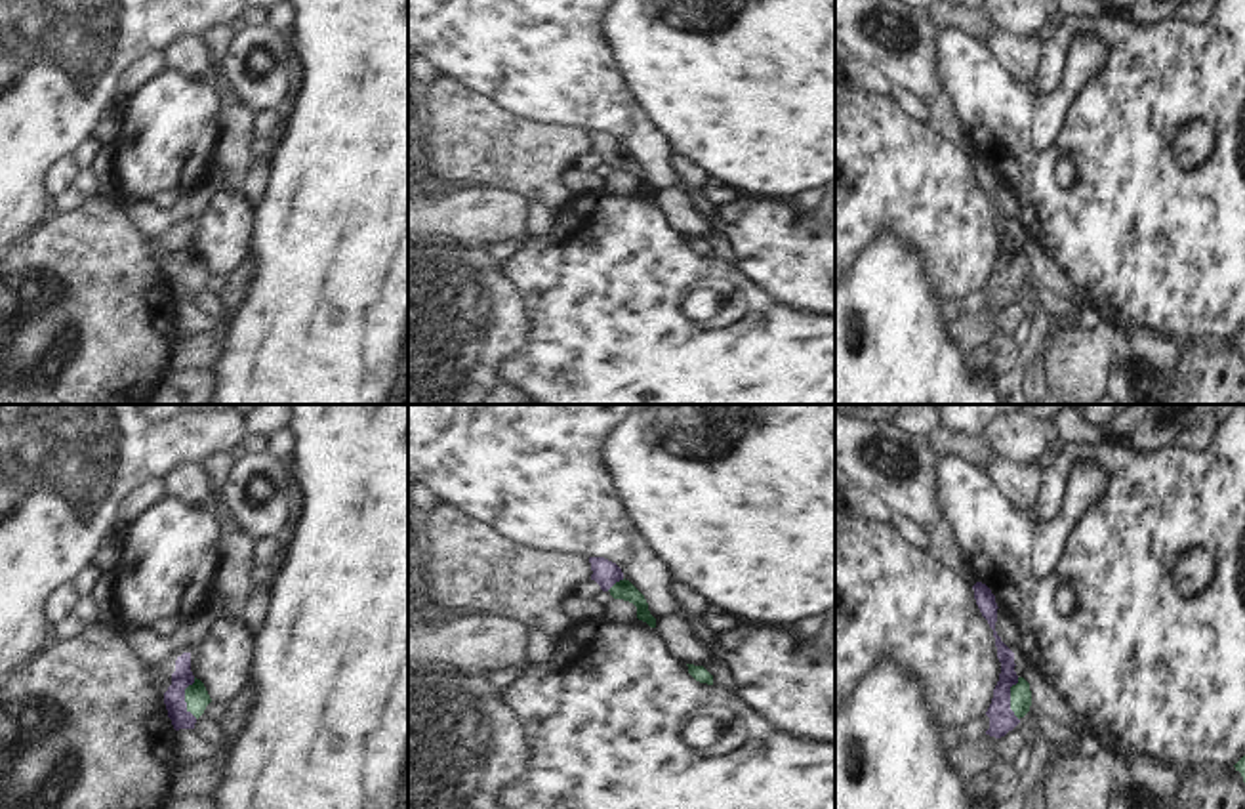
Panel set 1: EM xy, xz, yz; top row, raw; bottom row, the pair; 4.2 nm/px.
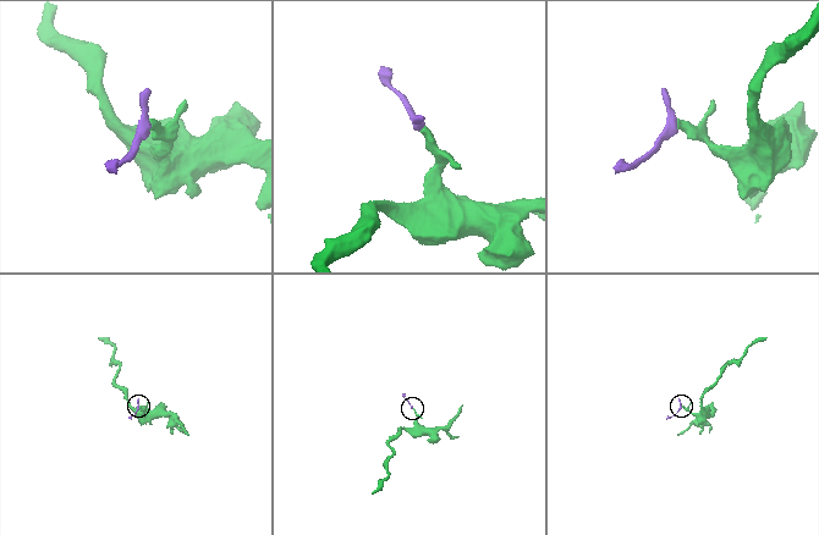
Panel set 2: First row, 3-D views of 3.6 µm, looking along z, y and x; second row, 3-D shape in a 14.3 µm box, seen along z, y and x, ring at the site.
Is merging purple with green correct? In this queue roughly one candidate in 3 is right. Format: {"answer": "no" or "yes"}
{"answer": "yes"}

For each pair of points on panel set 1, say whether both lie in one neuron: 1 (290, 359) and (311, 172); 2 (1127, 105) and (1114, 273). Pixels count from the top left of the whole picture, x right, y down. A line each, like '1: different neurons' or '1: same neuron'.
1: same neuron
2: same neuron

